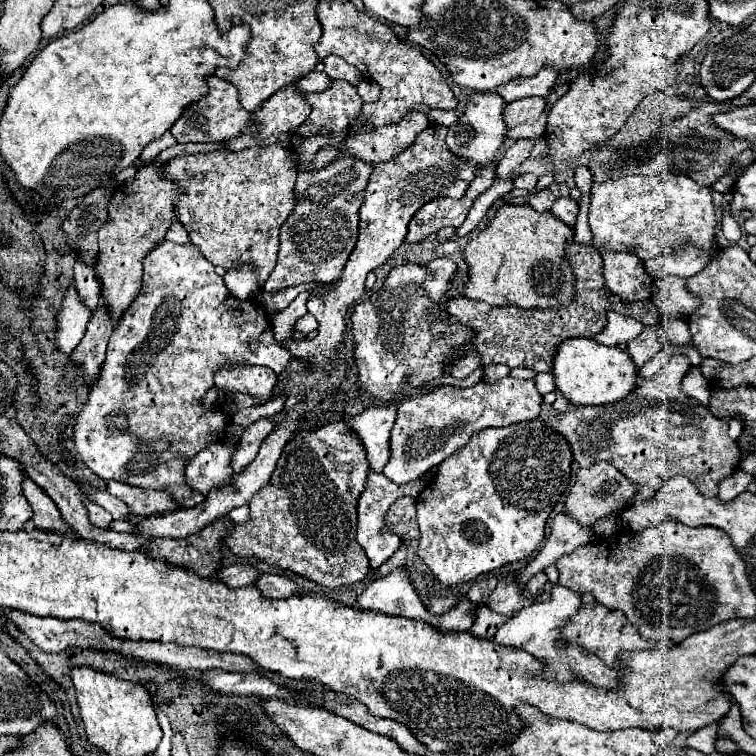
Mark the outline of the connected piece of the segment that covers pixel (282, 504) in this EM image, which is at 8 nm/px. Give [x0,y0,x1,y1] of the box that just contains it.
[224,418,370,589]

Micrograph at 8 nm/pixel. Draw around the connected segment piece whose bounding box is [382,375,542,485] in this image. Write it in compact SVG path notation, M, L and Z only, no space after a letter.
M504 377L496 383L480 381L472 387L440 387L432 393L414 395L400 403L398 415L390 437L390 461L384 467L384 475L406 485L420 479L428 469L440 465L448 455L460 449L472 433L488 427L506 427L512 423L532 421L542 411L542 395L532 379Z

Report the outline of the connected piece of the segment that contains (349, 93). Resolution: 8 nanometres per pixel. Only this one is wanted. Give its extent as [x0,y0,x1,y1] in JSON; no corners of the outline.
[292,81,362,163]

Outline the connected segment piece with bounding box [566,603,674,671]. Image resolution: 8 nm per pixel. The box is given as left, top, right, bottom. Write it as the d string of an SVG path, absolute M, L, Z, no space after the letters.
M588 603L584 605L566 625L566 643L568 645L578 645L596 657L600 657L608 667L622 671L624 663L620 661L622 651L642 651L642 649L668 649L674 643L670 639L660 639L660 641L648 641L644 639L636 627L626 619L622 611L614 611L604 607L602 603Z

